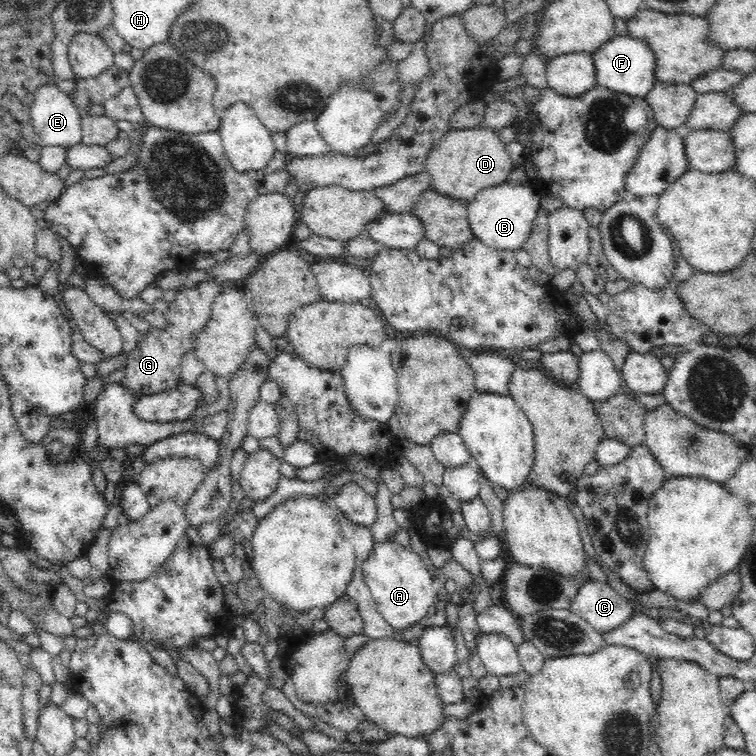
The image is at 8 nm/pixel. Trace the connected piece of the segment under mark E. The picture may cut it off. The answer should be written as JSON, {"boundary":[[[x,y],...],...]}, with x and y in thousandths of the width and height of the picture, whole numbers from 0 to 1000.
{"boundary":[[[71,104],[63,106],[61,111],[53,111],[45,116],[42,138],[37,140],[37,148],[48,175],[49,183],[56,193],[85,193],[91,196],[99,190],[108,189],[107,152],[110,149],[94,131],[90,123],[79,120],[71,112]]]}

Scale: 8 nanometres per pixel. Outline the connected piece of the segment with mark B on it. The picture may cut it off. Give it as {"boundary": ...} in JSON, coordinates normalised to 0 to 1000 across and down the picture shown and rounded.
{"boundary":[[[683,233],[660,246],[636,251],[619,269],[618,290],[626,313],[653,329],[688,331],[701,312],[716,262],[690,234]]]}

